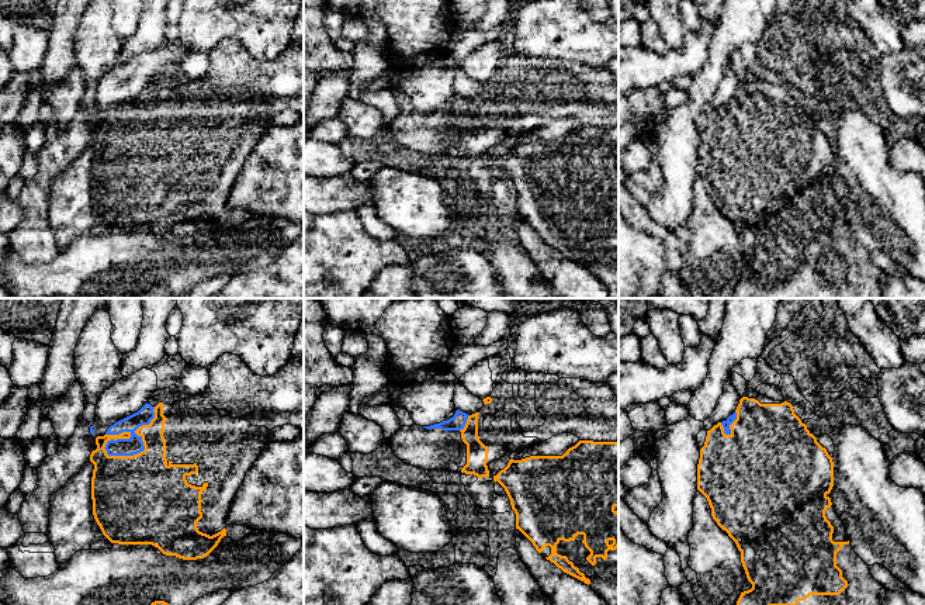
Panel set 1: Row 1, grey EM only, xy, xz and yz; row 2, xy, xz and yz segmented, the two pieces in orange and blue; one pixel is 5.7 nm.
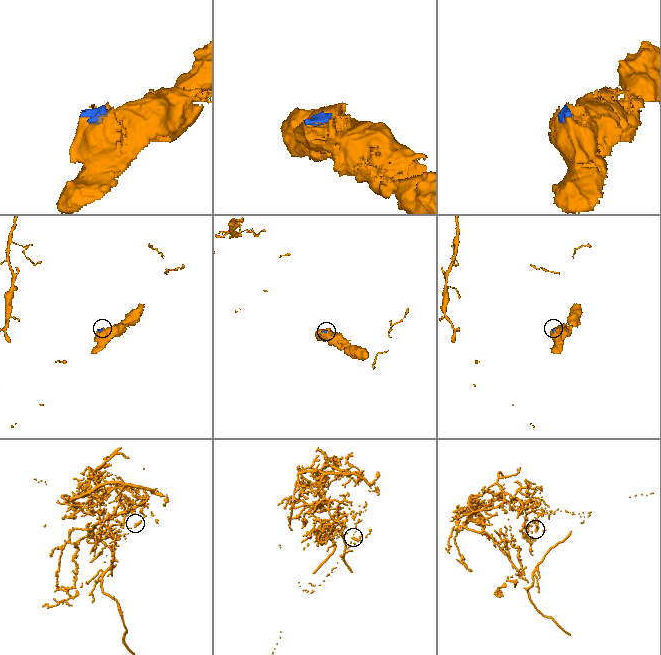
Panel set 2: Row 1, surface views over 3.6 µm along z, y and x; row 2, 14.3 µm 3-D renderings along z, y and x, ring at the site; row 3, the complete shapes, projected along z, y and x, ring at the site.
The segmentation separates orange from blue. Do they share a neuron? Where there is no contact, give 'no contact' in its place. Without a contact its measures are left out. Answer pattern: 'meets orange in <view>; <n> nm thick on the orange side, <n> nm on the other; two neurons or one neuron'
meets orange in xy; 400 nm thick on the orange side, 100 nm on the other; two neurons

